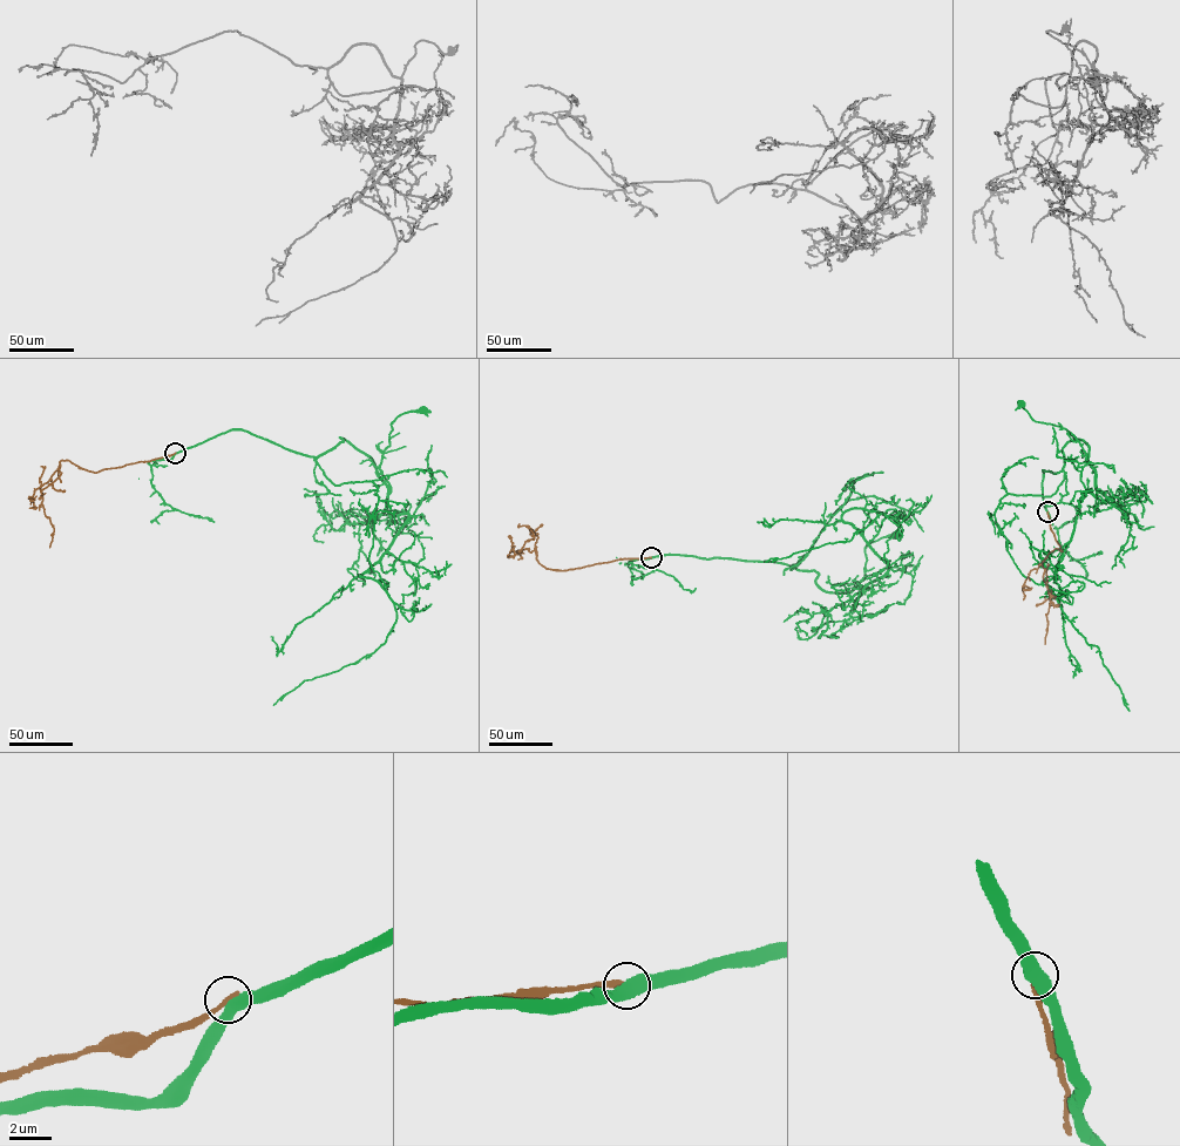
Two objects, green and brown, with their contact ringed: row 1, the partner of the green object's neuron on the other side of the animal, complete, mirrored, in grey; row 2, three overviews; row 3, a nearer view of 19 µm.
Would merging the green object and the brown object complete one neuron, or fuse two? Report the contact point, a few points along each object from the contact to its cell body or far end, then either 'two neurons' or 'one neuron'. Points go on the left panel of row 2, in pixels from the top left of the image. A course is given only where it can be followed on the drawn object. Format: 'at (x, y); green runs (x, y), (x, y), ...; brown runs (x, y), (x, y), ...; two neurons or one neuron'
at (175, 453); green runs (175, 453), (232, 429), (316, 456), (340, 438), (367, 454), (385, 481), (380, 465), (392, 422), (422, 409); brown runs (175, 453), (95, 473), (62, 460), (40, 488), (45, 514), (54, 529), (49, 547); two neurons

